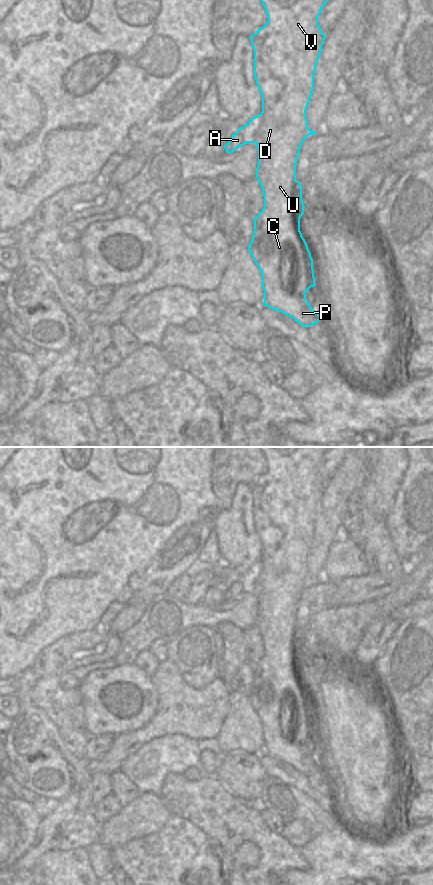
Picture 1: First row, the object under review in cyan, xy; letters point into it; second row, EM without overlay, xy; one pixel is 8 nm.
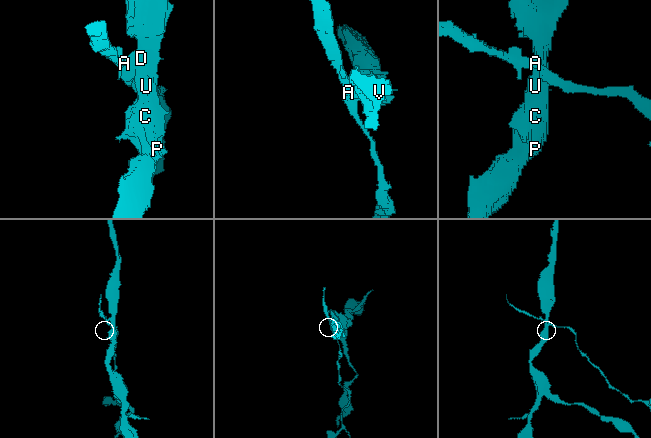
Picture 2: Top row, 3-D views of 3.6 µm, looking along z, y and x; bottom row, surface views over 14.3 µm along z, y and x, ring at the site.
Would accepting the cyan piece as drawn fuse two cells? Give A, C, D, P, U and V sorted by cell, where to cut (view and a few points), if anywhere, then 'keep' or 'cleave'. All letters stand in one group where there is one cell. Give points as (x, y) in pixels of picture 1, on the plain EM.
A / C D P U V; cut in xy along (260, 562), (261, 575), (256, 591); cleave

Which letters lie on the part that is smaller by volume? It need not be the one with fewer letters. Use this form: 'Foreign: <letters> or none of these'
Foreign: A

